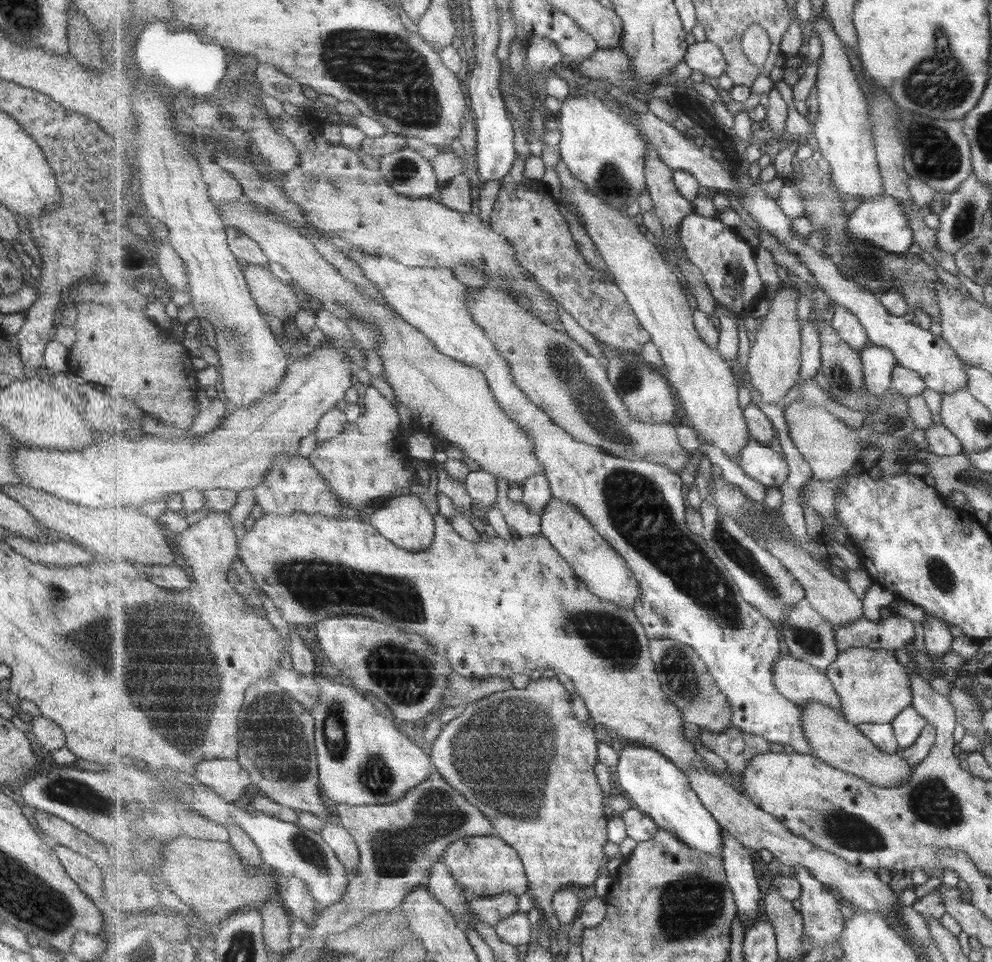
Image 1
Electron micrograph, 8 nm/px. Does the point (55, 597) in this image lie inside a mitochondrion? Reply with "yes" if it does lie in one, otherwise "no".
yes

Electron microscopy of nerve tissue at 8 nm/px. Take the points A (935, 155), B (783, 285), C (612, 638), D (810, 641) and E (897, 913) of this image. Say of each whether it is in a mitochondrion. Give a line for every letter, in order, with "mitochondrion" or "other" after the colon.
A: mitochondrion
B: other
C: mitochondrion
D: mitochondrion
E: other

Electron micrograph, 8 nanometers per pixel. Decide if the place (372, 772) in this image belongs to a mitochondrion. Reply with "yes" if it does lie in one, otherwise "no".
yes

